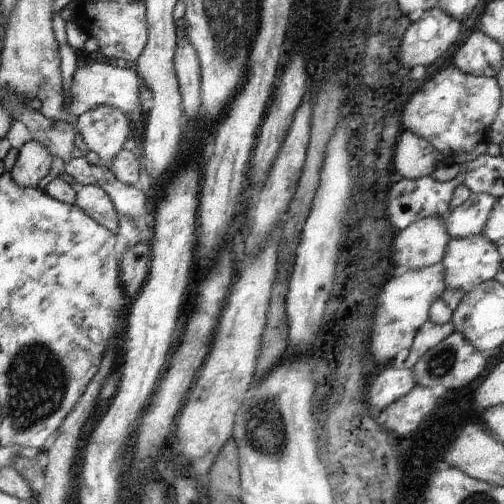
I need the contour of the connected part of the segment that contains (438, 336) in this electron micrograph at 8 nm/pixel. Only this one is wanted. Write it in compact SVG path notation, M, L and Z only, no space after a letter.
M430 320L426 321L414 337L403 368L412 369L420 356L426 354L431 348L434 348L439 342L442 342L442 340L454 332L455 330L451 322L437 325Z

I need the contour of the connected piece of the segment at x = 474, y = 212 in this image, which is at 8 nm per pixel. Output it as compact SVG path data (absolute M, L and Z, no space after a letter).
M472 193L466 202L444 214L446 230L451 238L480 235L496 199L486 193Z

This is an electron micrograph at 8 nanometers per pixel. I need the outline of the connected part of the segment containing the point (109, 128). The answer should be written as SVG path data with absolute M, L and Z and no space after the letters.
M100 105L81 114L75 128L83 136L89 150L101 158L101 166L109 168L128 138L130 117L110 105Z

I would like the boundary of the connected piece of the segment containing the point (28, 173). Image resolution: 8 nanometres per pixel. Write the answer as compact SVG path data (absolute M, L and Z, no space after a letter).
M31 138L19 148L16 163L9 173L20 186L36 188L38 182L50 172L53 160L51 152Z

